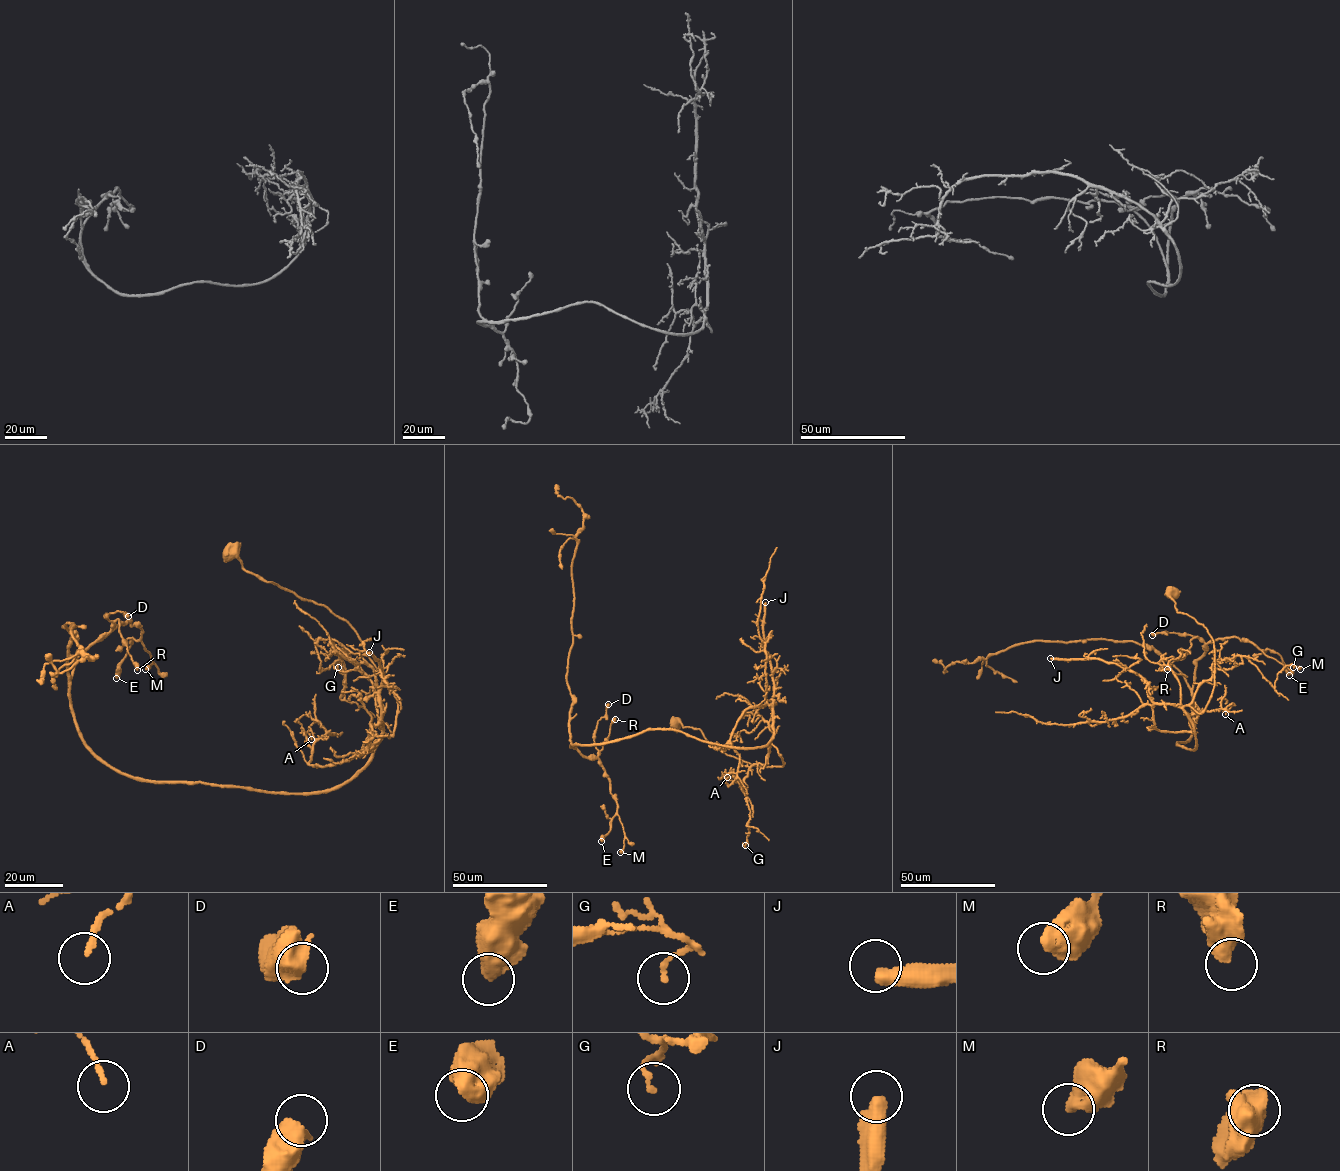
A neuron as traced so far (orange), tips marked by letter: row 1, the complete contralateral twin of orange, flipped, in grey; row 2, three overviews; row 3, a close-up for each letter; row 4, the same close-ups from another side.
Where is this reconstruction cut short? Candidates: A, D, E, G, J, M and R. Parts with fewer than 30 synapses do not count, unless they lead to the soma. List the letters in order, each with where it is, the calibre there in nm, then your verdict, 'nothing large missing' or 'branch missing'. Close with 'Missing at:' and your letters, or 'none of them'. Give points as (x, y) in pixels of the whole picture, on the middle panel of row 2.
A: at (727, 777); 150 nm thick; nothing large missing
D: at (608, 704); 700 nm thick; nothing large missing
E: at (601, 841); 600 nm thick; nothing large missing
G: at (745, 845); 150 nm thick; nothing large missing
J: at (765, 602); 480 nm thick; branch missing
M: at (620, 852); 550 nm thick; nothing large missing
R: at (615, 719); 600 nm thick; nothing large missing
Missing at: J

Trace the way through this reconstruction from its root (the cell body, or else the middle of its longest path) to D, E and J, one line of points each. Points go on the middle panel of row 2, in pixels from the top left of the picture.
D: (673, 722), (783, 765), (773, 735), (737, 748), (671, 729), (570, 745), (584, 756), (597, 756), (608, 704)
E: (673, 722), (783, 765), (773, 735), (571, 744), (598, 760), (616, 801), (601, 841)
J: (673, 722), (699, 729), (727, 755), (752, 765), (783, 766), (771, 742), (774, 681), (764, 647), (765, 602)

